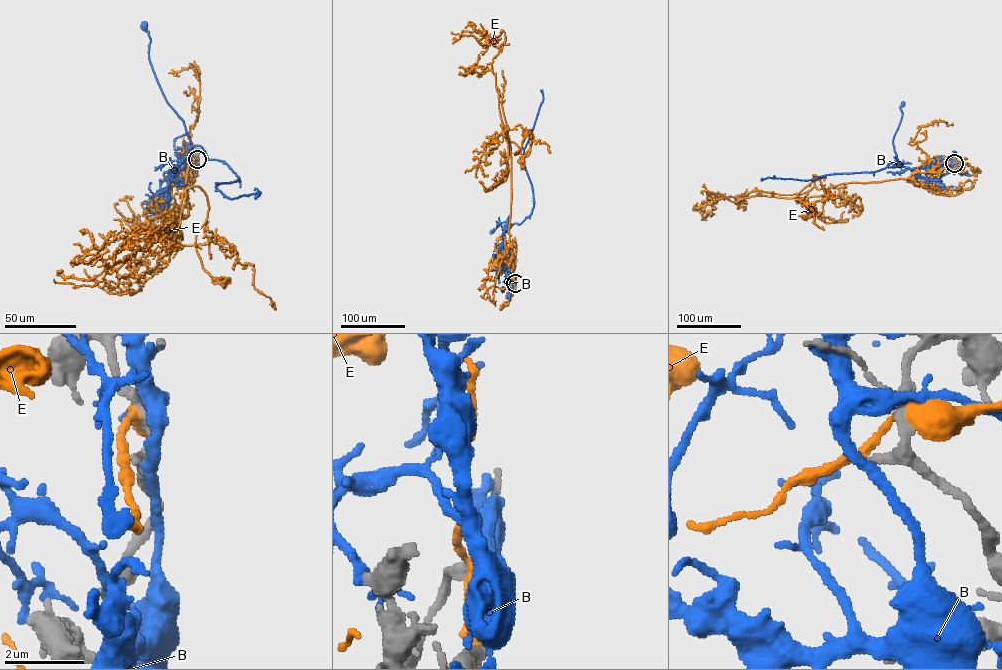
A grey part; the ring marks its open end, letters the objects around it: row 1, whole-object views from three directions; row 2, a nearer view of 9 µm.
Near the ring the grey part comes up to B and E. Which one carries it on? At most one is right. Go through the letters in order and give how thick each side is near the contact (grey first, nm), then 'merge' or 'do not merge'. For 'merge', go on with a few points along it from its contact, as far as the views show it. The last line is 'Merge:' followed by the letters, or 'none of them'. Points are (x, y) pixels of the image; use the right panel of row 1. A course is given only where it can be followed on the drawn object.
B: calibres 200 and 280 nm; do not merge
E: calibres 170 and 200 nm; do not merge
Merge: none of them

